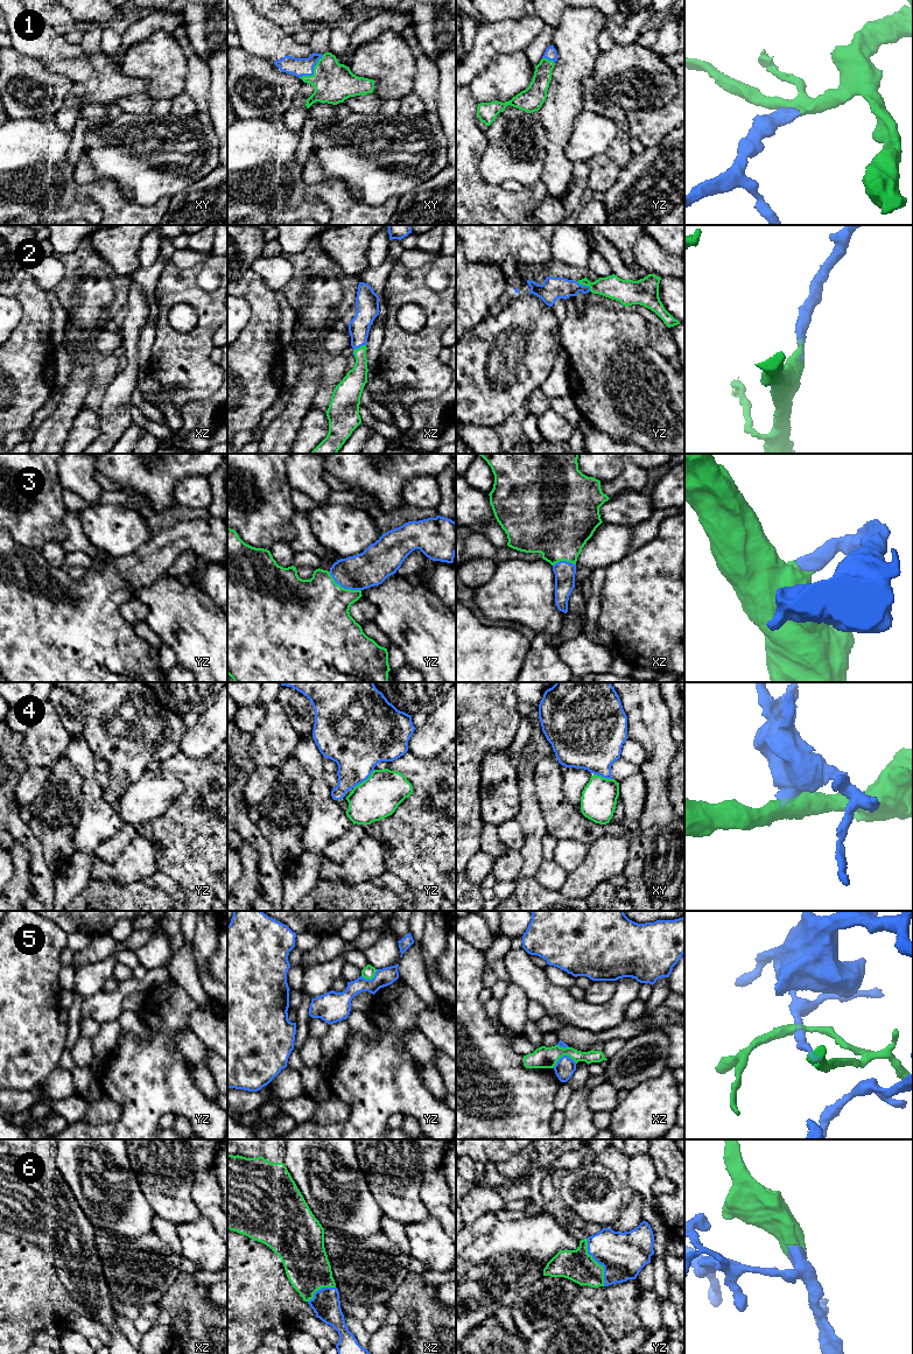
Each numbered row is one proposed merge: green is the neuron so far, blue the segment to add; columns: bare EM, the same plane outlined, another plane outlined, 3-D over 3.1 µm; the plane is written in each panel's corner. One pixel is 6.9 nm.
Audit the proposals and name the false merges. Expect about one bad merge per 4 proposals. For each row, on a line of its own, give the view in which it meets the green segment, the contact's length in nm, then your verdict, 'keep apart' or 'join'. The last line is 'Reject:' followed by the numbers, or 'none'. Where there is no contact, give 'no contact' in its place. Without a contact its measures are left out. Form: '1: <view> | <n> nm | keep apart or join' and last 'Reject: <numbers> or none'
1: xy | 220 nm | join
2: yz | 120 nm | join
3: yz | 260 nm | join
4: yz | 200 nm | keep apart
5: xz | 170 nm | keep apart
6: yz | 340 nm | join
Reject: 4, 5

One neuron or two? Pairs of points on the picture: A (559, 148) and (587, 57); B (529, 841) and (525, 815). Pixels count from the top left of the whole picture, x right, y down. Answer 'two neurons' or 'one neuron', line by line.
A: one neuron
B: one neuron

